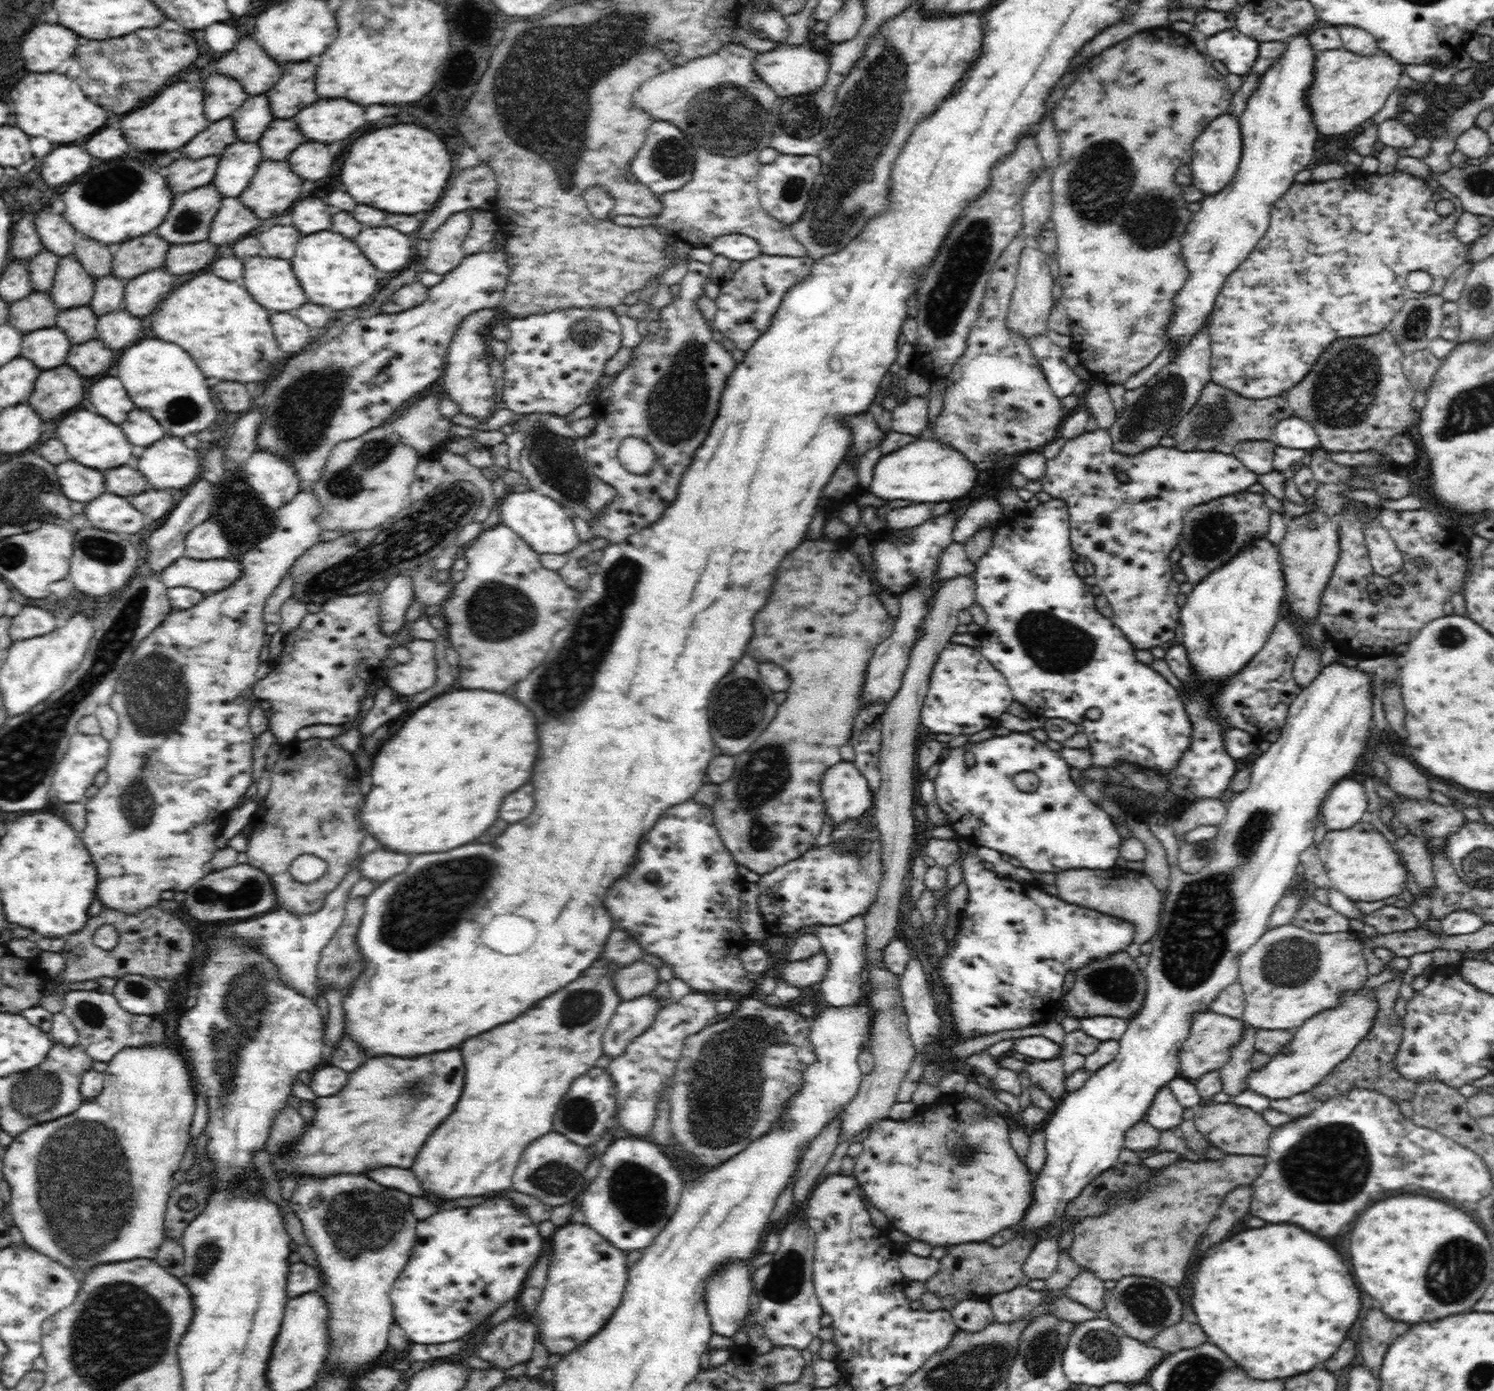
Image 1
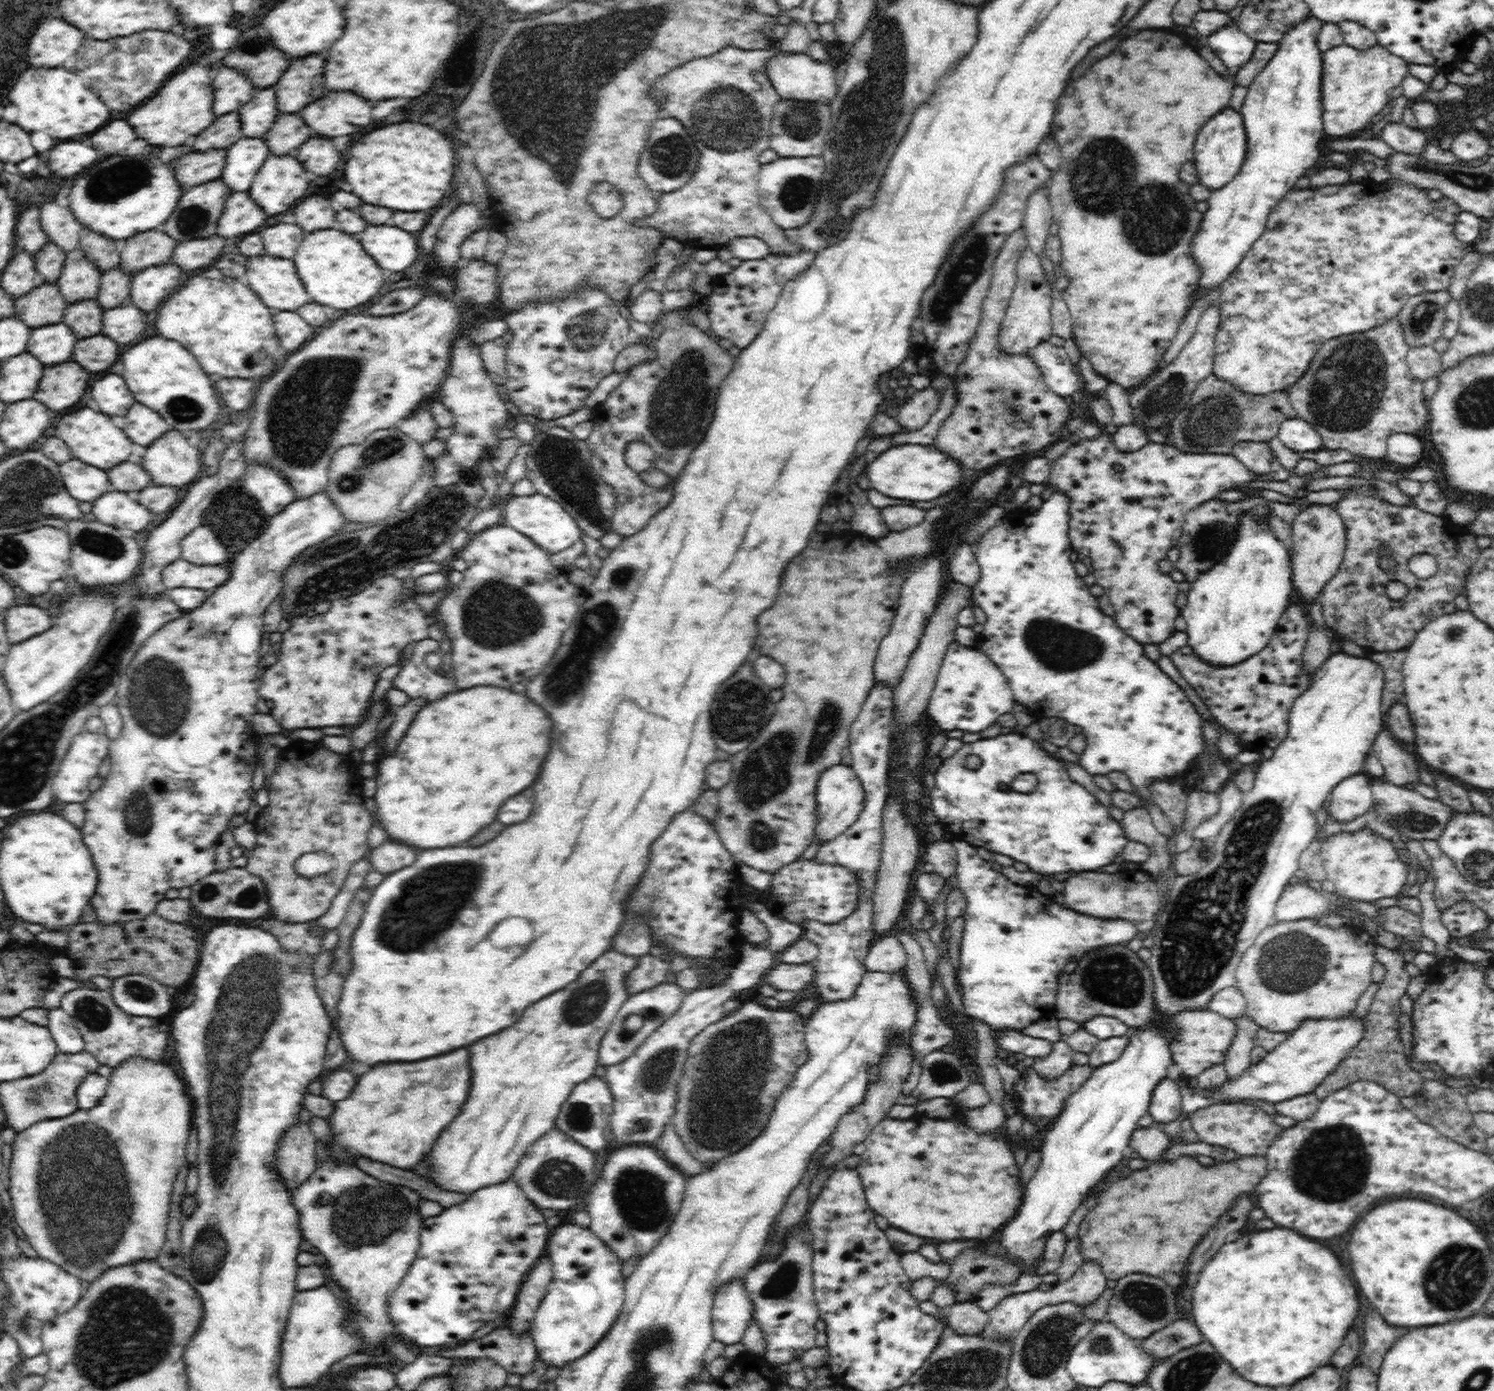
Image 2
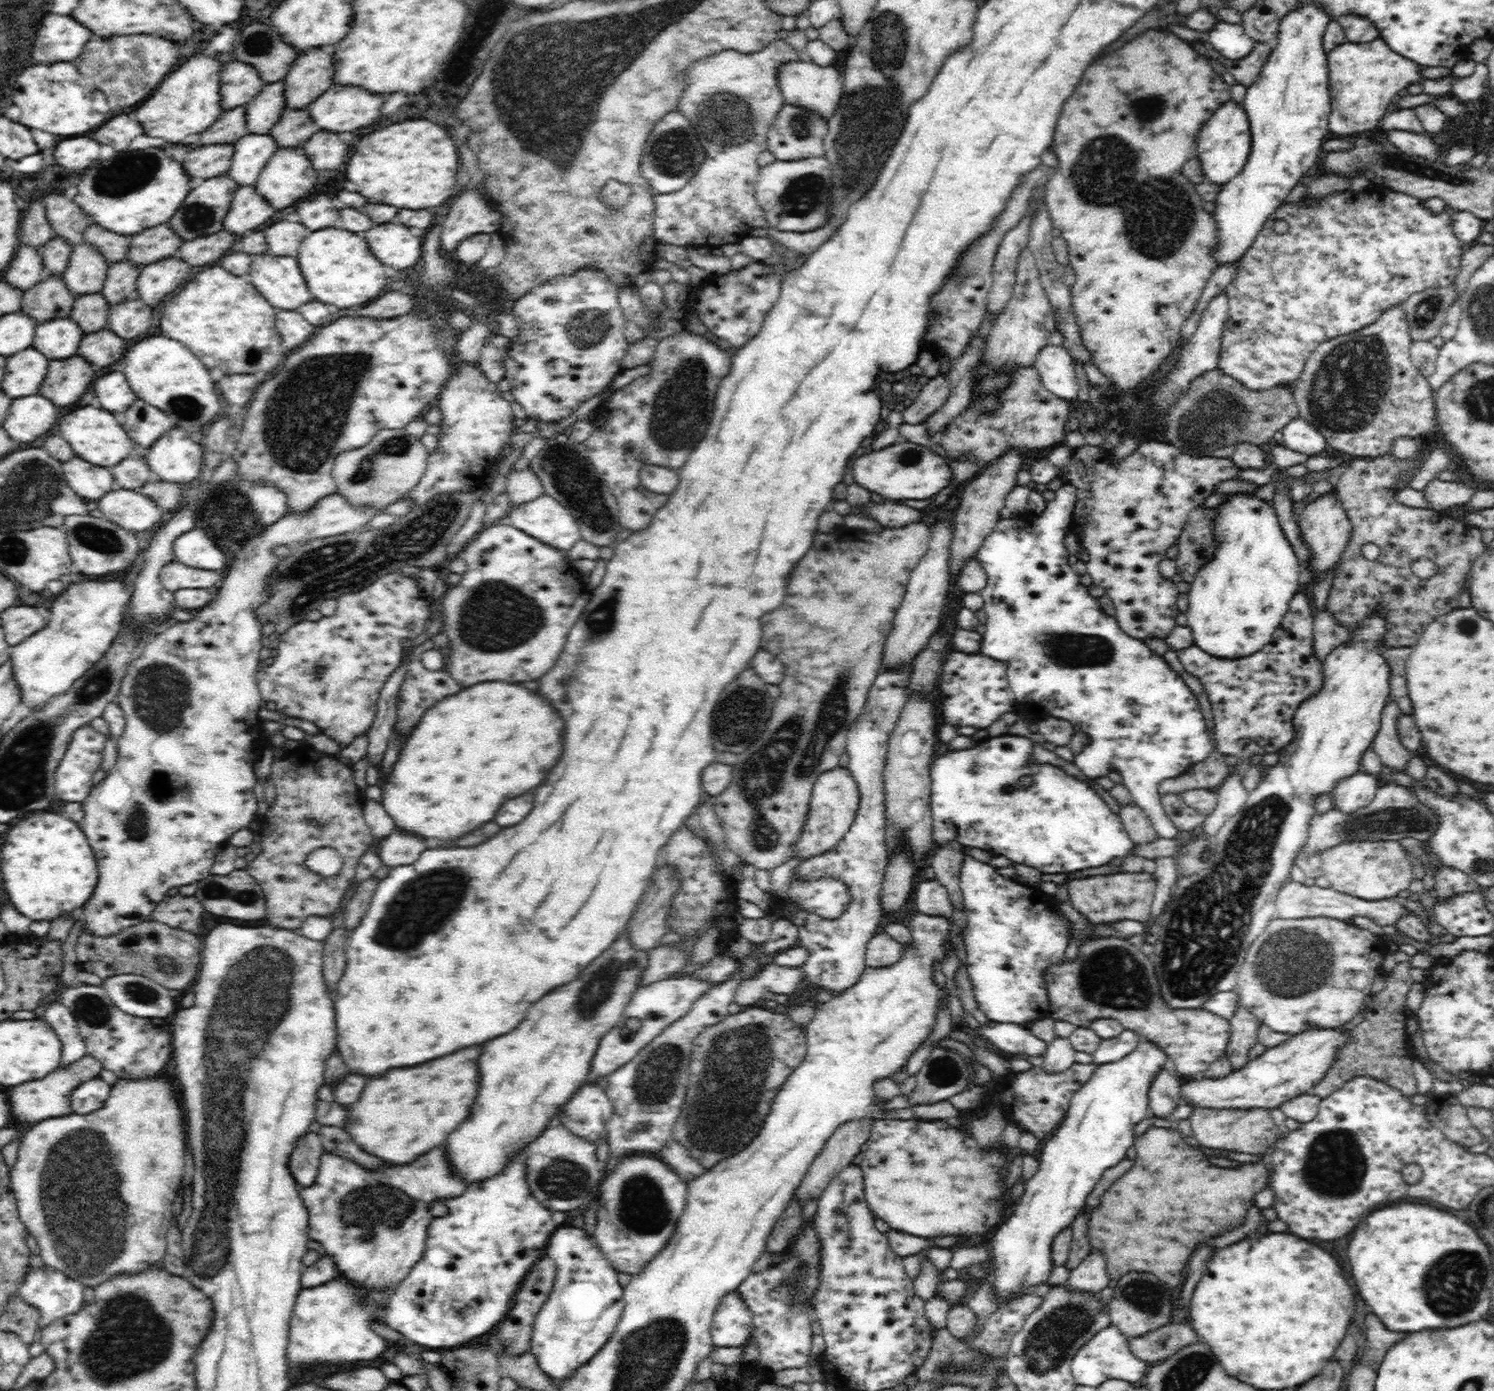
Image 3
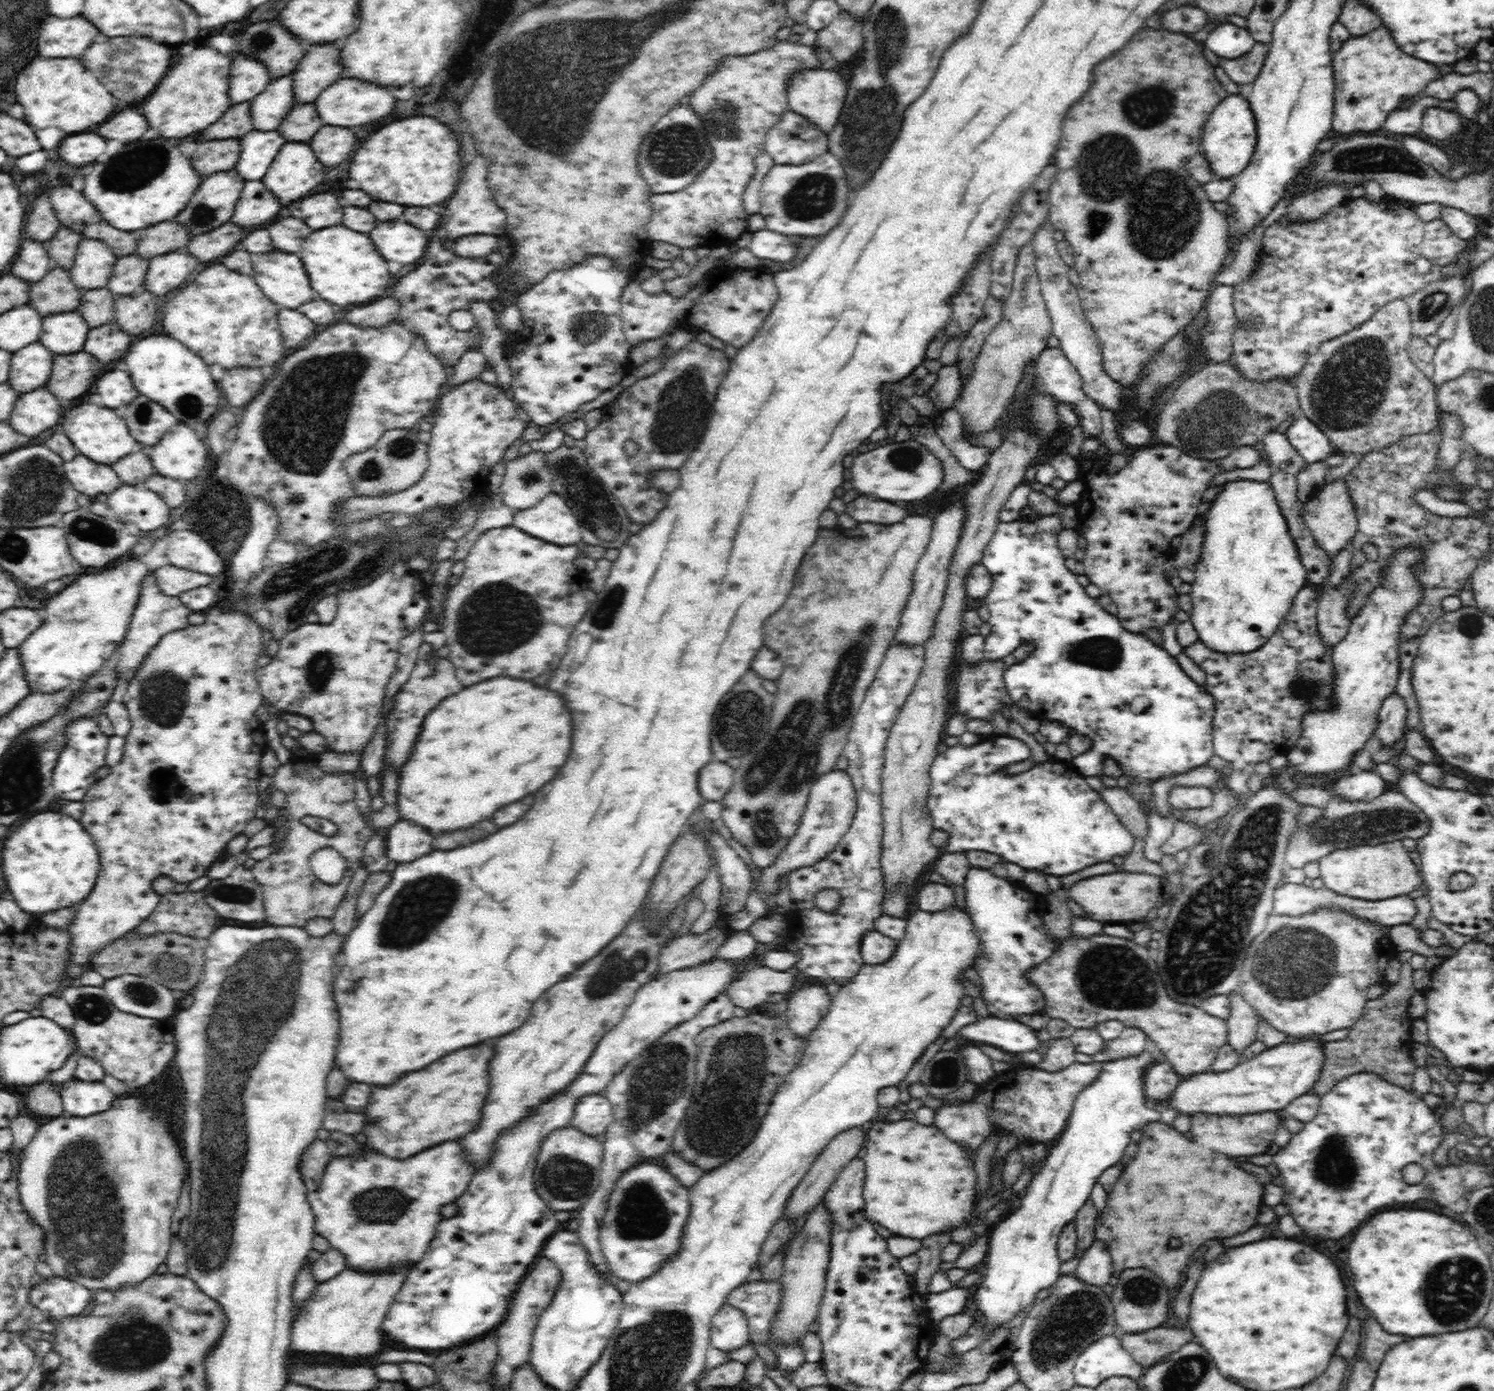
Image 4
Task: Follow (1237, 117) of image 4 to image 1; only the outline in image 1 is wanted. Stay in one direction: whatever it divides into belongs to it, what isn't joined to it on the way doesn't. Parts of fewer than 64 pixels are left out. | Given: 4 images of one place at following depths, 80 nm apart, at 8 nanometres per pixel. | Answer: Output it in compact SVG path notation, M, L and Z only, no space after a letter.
M1228 112L1214 118L1193 142L1194 154L1189 164L1192 169L1191 184L1205 196L1220 192L1234 178L1242 156L1242 149L1239 119Z

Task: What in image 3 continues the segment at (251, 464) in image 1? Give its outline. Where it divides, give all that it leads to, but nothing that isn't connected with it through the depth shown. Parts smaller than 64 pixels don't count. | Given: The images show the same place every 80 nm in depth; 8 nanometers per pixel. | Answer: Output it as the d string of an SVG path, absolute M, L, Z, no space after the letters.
M268 481L250 485L248 498L264 527L275 523L286 513L286 494L279 492L276 485Z

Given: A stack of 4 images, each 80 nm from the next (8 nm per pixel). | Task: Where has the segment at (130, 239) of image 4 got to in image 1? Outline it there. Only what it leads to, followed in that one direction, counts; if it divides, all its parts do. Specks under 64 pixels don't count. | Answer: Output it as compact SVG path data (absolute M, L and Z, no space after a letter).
M82 237L76 243L73 254L77 256L84 271L96 279L112 272L114 247L111 245Z

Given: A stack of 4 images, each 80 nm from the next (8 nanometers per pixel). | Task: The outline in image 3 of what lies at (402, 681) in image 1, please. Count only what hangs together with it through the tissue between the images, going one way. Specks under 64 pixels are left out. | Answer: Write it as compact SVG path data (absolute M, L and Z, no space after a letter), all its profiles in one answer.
M427 640L413 650L413 659L407 669L406 678L402 686L400 686L397 703L398 719L393 732L400 732L402 738L406 738L406 736L412 732L412 728L418 724L418 720L422 718L422 714L424 714L432 704L436 704L438 700L442 700L442 698L446 698L446 696L450 696L450 694L460 692L460 684L458 684L454 678L450 678L451 673L444 669L445 665L442 667L442 670L439 669L437 671L428 670L422 666L419 660L421 654L433 647L436 647L433 642Z

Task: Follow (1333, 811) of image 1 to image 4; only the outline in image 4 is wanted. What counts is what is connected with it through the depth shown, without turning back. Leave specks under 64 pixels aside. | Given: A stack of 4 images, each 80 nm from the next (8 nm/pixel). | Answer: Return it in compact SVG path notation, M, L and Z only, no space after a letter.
M1353 771L1352 774L1336 780L1332 791L1344 800L1352 802L1368 802L1378 798L1386 789L1391 788L1377 771Z

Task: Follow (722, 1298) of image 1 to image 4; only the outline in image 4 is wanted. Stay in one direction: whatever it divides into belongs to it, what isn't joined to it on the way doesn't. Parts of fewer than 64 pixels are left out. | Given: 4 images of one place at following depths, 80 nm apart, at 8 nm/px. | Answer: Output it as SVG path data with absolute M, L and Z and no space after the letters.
M724 1304L712 1318L710 1344L723 1351L742 1348L749 1340L749 1328L746 1316L738 1308Z

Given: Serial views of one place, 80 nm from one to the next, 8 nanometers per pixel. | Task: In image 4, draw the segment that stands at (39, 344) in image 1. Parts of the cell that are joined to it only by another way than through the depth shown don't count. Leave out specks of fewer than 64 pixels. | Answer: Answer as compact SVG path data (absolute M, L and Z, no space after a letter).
M77 310L50 314L43 318L41 327L38 341L56 355L82 351L91 329Z

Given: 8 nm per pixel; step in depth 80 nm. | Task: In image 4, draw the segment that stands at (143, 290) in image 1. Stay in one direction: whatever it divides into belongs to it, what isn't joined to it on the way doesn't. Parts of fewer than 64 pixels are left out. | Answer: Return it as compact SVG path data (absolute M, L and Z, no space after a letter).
M184 250L155 256L149 260L148 274L142 288L164 300L175 292L180 284L192 278L199 271L198 268L201 270L200 264L204 263Z

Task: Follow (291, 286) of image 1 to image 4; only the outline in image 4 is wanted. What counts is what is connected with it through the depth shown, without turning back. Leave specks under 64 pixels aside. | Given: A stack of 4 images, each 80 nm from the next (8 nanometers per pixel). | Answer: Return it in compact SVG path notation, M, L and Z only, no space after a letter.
M268 252L253 256L256 256L254 278L274 304L294 310L310 300L318 300L310 288L302 260L296 254Z

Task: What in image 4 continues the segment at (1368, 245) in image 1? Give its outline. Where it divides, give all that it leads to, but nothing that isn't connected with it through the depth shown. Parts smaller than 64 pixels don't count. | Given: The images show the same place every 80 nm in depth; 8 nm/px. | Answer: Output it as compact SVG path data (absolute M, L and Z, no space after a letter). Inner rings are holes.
M1366 196L1346 198L1324 218L1312 222L1291 224L1287 218L1278 218L1262 234L1262 250L1256 268L1246 282L1240 282L1232 289L1235 317L1237 321L1245 318L1247 323L1236 324L1232 335L1232 360L1228 361L1244 378L1254 382L1274 378L1292 380L1322 343L1368 322L1372 314L1388 302L1403 299L1429 283L1447 279L1443 274L1444 266L1456 264L1465 248L1466 242L1455 236L1444 220L1426 223L1418 218L1408 201L1390 196L1378 202L1370 201ZM1420 256L1432 264L1426 274L1416 271L1414 262Z

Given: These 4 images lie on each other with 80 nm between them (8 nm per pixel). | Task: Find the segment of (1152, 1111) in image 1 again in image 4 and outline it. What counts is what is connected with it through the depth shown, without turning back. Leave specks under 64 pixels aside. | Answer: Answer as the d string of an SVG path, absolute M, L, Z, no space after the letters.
M1156 1060L1152 1066L1144 1070L1144 1092L1149 1103L1153 1107L1166 1107L1170 1094L1176 1090L1176 1086L1183 1079L1172 1065L1166 1060L1159 1062Z

